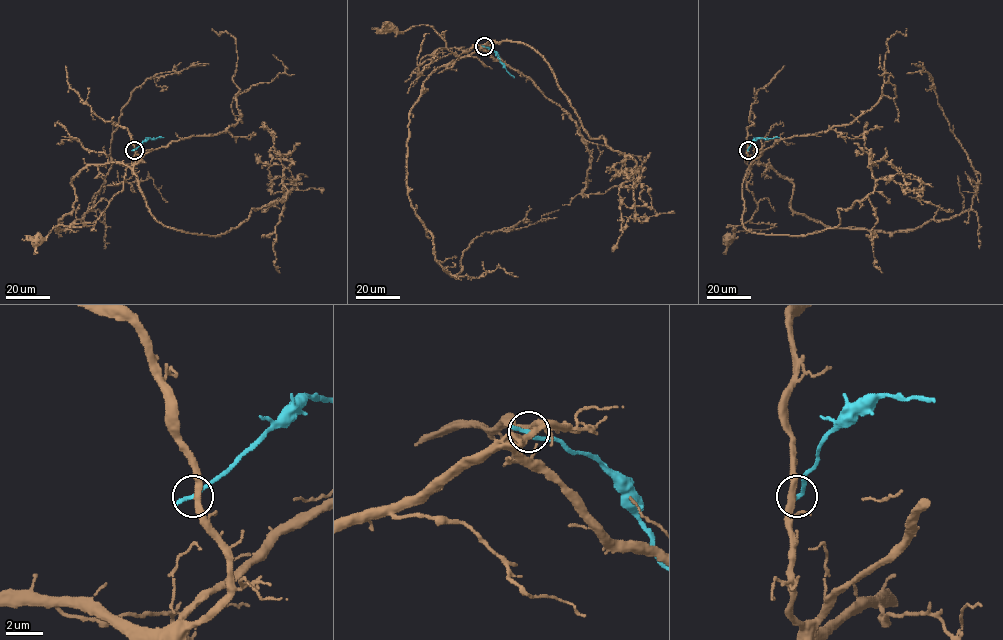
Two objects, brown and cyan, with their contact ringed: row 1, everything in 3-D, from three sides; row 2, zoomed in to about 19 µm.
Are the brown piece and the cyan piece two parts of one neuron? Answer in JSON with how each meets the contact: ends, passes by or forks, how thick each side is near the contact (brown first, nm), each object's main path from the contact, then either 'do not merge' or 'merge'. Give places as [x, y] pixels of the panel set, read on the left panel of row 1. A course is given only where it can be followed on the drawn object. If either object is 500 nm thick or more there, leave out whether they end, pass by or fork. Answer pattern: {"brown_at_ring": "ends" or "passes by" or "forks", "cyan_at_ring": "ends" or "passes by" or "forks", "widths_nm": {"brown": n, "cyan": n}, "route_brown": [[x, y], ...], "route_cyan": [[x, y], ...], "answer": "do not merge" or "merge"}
{"brown_at_ring": "passes by", "cyan_at_ring": "ends", "widths_nm": {"brown": 360, "cyan": 280}, "route_brown": [[134, 150], [138, 161], [127, 168], [123, 188], [94, 225], [56, 226], [45, 239], [37, 239]], "route_cyan": [[134, 150], [148, 137], [164, 137]], "answer": "do not merge"}

